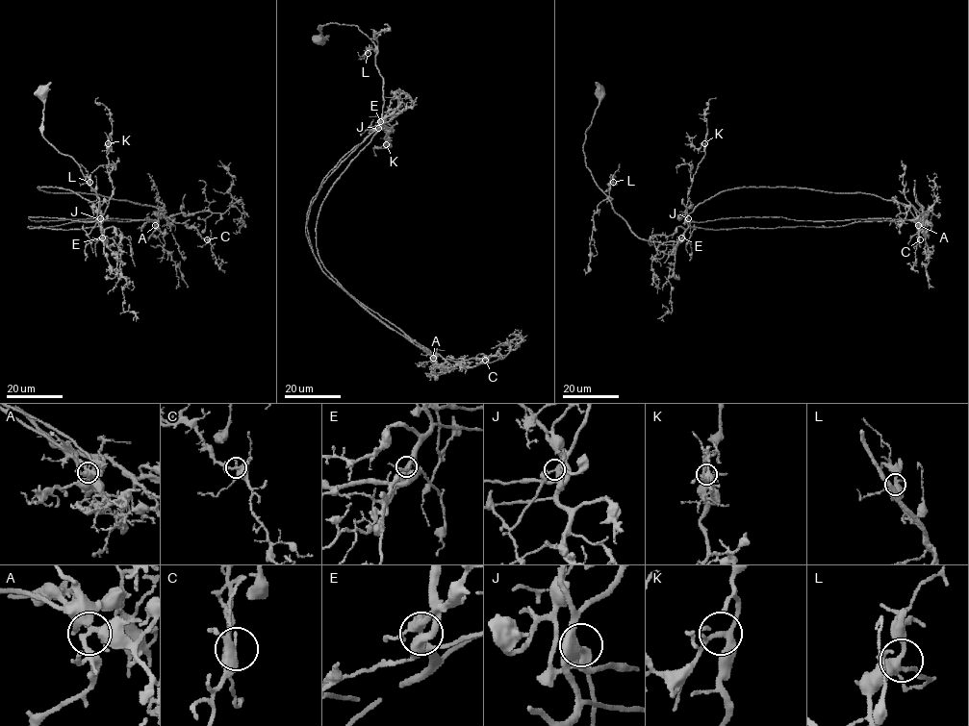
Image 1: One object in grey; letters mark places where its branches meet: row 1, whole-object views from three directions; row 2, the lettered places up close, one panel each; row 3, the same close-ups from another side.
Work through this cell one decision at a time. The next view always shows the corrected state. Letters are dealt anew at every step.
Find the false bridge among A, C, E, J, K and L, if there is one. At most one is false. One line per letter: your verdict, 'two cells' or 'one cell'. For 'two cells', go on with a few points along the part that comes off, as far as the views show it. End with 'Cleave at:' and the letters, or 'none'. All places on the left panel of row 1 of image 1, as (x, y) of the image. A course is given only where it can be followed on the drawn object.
A: one cell
C: one cell
E: one cell
J: one cell
K: one cell
L: one cell
Cleave at: none

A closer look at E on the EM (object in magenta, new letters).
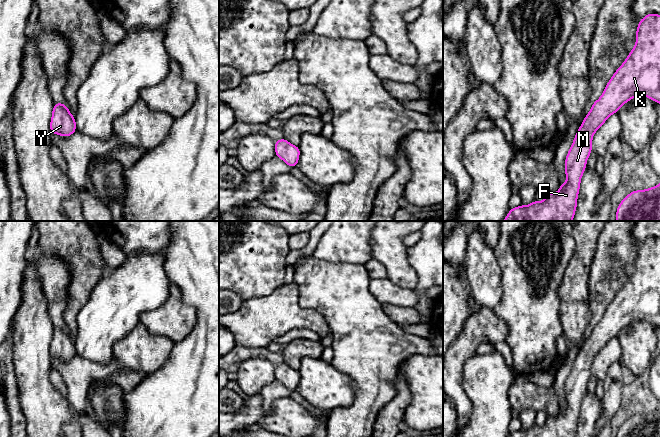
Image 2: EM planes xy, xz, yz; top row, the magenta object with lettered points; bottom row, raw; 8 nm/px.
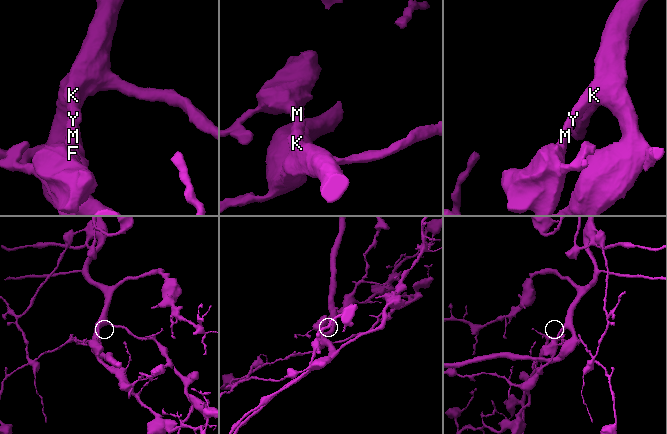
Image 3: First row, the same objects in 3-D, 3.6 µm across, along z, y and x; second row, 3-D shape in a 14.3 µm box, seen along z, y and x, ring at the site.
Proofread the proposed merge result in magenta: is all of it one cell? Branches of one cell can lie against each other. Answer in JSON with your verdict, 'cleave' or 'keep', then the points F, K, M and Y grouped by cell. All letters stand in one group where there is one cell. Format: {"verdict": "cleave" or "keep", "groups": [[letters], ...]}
{"verdict": "keep", "groups": [["F", "K", "M", "Y"]]}

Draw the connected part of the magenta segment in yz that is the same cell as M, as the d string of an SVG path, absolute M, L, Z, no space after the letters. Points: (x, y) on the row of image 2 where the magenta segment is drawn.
M649 13L639 20L636 43L623 64L607 83L601 97L592 104L578 129L565 160L566 183L561 183L557 193L548 192L542 202L534 200L530 205L512 208L503 221L572 221L577 207L581 177L587 159L592 152L592 138L604 122L620 107L634 97L645 96L660 104L660 15Z

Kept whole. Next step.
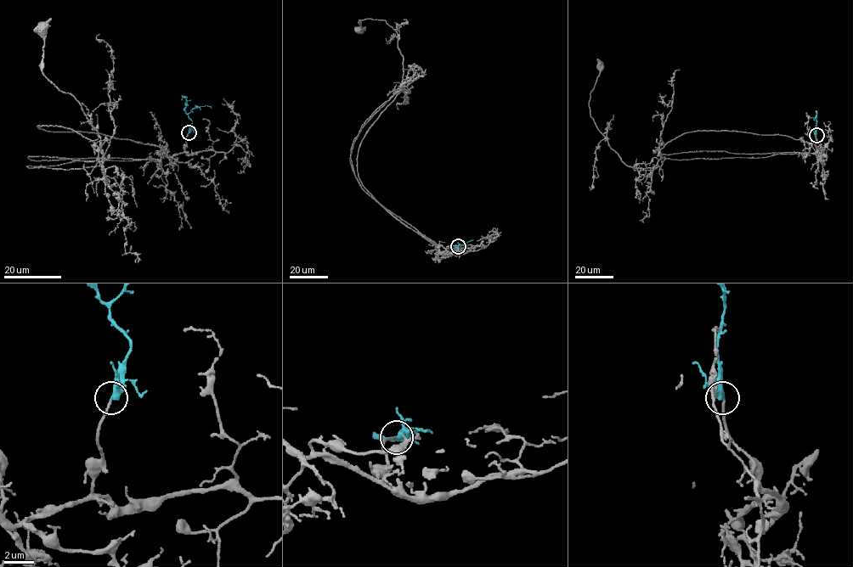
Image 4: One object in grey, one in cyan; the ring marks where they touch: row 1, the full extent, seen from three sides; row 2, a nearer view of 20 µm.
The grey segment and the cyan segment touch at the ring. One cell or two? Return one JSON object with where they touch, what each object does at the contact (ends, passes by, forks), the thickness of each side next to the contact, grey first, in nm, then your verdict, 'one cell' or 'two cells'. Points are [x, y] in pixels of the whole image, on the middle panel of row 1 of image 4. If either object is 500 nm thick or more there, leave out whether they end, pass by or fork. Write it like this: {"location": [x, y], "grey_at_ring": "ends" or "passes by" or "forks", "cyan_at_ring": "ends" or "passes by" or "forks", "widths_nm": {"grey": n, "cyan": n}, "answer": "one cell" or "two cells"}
{"location": [458, 246], "grey_at_ring": "ends", "cyan_at_ring": "ends", "widths_nm": {"grey": 130, "cyan": 480}, "answer": "one cell"}

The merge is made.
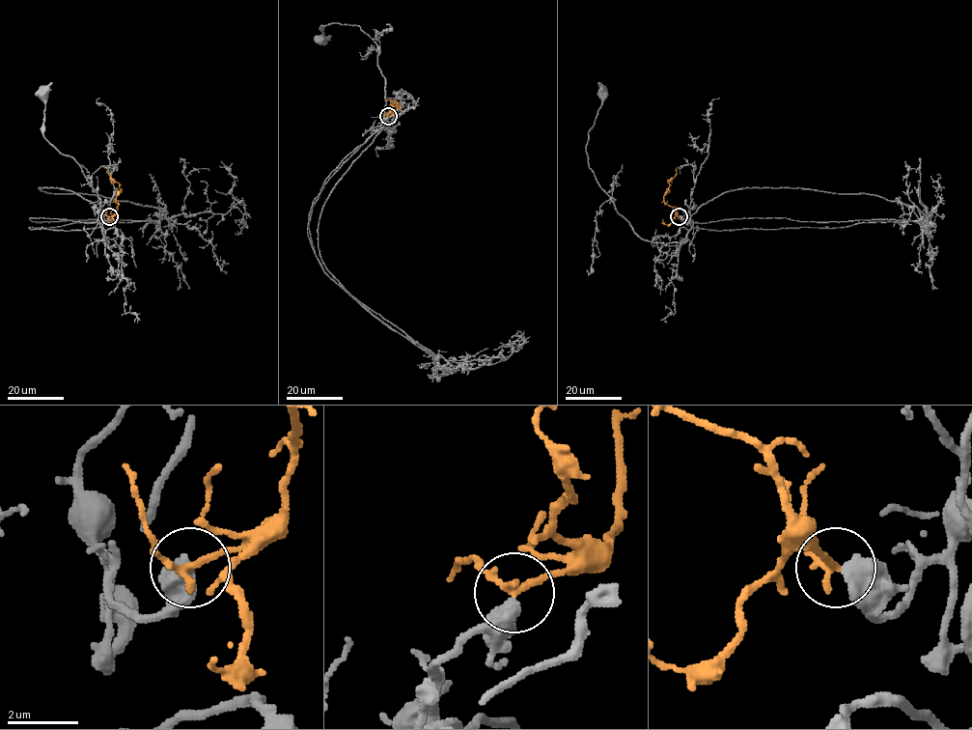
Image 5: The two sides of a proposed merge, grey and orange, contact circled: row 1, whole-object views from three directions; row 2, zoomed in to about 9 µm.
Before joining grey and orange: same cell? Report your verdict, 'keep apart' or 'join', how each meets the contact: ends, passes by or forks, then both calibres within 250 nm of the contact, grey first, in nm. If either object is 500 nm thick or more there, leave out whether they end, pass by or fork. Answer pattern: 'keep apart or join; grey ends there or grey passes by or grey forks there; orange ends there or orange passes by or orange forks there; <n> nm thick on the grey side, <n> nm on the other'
join; 600 nm thick on the grey side, 200 nm on the other

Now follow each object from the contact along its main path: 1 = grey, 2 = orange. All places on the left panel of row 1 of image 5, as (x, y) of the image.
1: (109, 217), (103, 216), (101, 227), (106, 243), (98, 193), (77, 163), (44, 137), (42, 93)
2: (109, 217), (117, 211), (116, 196), (120, 190), (120, 184), (110, 177), (106, 166)

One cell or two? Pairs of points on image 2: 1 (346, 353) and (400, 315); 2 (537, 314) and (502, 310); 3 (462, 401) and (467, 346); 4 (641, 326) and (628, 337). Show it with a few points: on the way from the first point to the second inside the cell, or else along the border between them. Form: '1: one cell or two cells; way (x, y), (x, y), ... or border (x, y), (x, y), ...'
1: two cells; border (381, 304), (382, 310), (402, 329)
2: one cell; way (528, 310), (511, 310)
3: one cell; way (455, 387), (455, 360)
4: one cell; way (638, 329), (631, 336)

